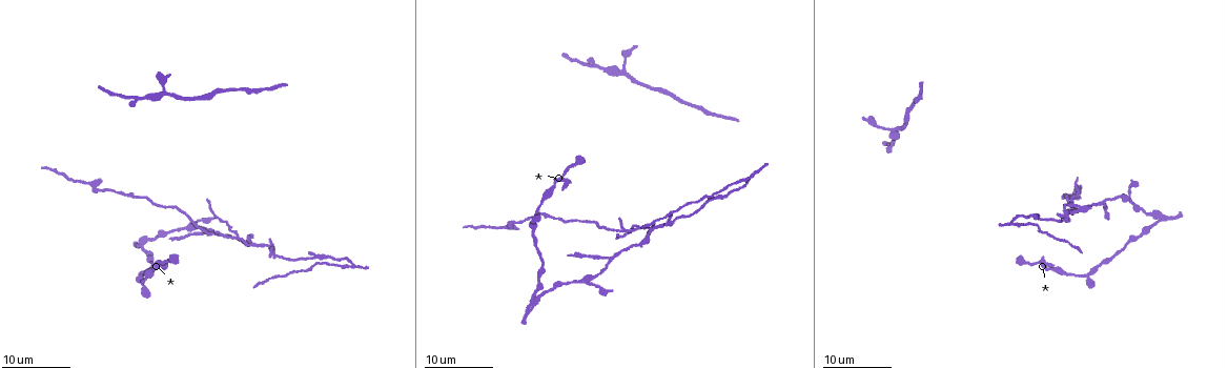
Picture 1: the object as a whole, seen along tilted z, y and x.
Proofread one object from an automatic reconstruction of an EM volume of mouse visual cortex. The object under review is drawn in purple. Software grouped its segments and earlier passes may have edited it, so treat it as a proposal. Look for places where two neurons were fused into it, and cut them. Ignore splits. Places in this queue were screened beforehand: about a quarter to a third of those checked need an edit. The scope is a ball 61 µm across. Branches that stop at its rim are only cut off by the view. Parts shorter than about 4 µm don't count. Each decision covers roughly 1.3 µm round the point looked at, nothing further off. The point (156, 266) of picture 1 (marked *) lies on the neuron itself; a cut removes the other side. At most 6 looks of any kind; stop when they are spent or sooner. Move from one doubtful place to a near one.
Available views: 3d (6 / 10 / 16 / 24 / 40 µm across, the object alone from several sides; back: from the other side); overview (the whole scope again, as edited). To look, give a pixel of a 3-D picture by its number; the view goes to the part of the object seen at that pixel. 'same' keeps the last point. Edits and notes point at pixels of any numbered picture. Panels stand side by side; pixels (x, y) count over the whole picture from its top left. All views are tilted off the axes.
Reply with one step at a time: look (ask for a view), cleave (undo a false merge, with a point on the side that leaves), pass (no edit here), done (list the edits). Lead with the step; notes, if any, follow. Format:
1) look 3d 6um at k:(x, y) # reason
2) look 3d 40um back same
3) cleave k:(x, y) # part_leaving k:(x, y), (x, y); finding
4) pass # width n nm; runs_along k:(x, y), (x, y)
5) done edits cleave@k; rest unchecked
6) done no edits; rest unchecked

look 3d 16um at 1:(609, 256) # two arms in line, one across

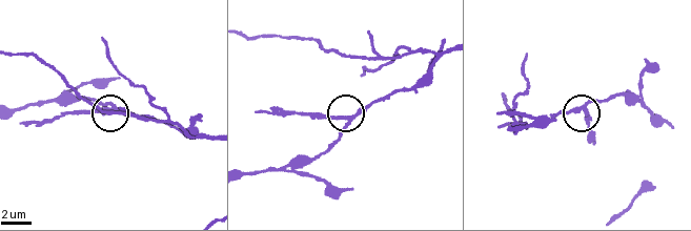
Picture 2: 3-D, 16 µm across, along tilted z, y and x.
look 3d 6um at 2:(344, 115) # zoom in

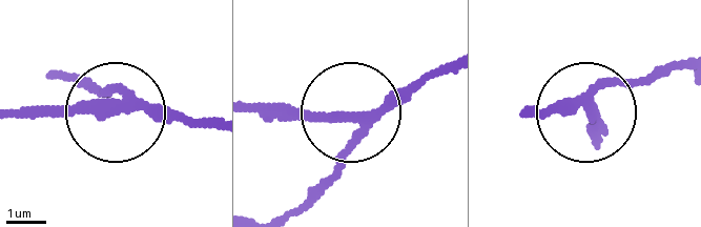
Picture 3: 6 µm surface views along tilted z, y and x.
cleave 3:(67, 110) # side_arm 6 um; part_leaving 3:(126, 101), (20, 109); two neurons meet here

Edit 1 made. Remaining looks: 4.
look 3d 16um at 1:(649, 230)

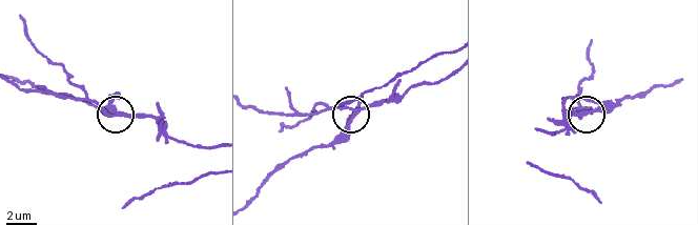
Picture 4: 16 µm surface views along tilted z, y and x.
look 3d 10um at 4:(116, 116)

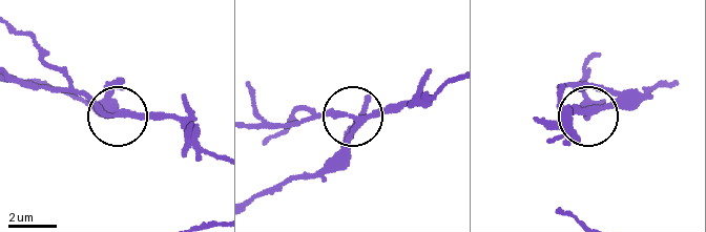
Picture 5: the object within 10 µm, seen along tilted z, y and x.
cleave 5:(332, 113) # side_arm 38 um; arms 3; a second neuron is stuck on

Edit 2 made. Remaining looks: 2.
look overview # see it whole again

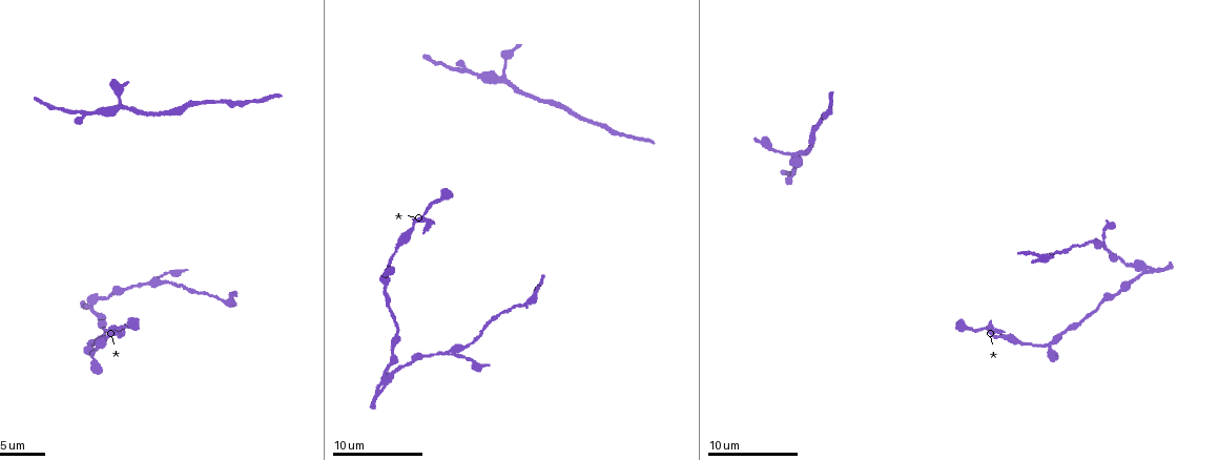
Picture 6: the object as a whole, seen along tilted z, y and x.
look 3d 6um at 6:(130, 321) # thick turns thin

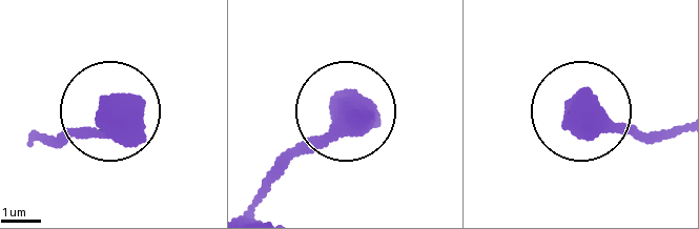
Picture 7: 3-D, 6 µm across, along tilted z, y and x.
pass # runs_along 7:(35, 139), (94, 128), (106, 109); one neuron here

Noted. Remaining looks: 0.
done edits cleave@3, cleave@5; rest unchecked

